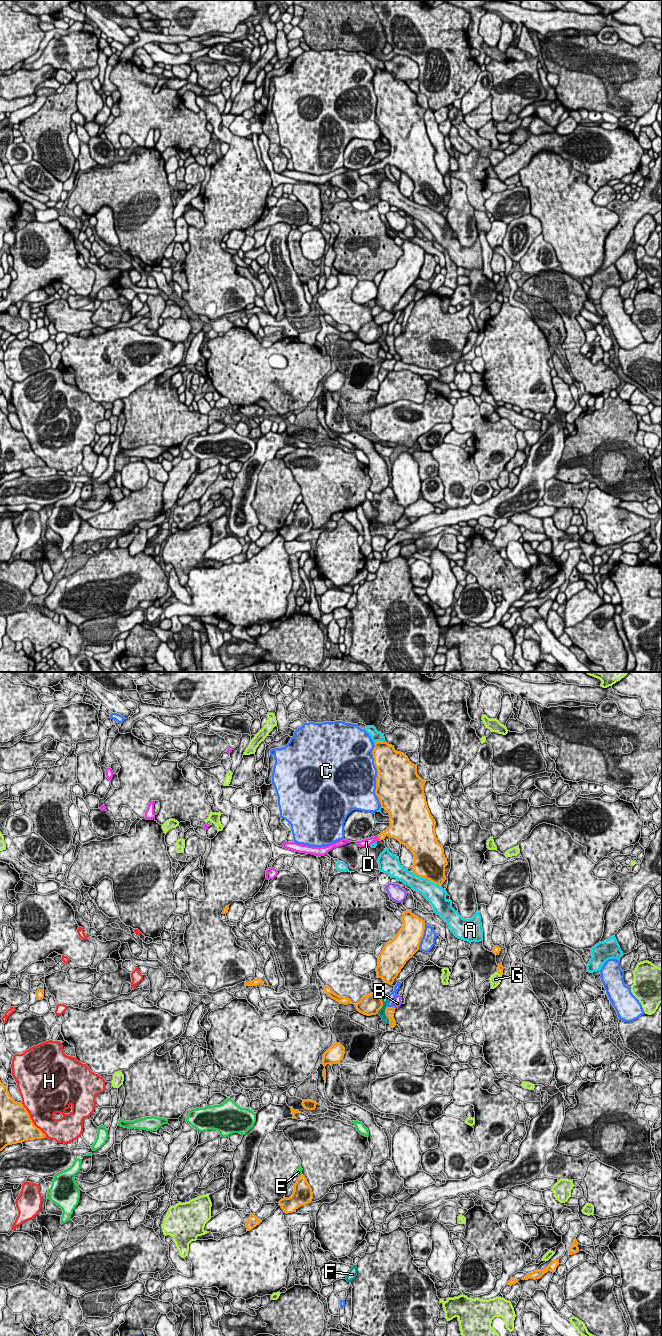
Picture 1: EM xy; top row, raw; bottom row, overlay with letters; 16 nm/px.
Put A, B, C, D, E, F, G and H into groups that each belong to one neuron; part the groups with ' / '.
A / B / C / D / E / F / G / H

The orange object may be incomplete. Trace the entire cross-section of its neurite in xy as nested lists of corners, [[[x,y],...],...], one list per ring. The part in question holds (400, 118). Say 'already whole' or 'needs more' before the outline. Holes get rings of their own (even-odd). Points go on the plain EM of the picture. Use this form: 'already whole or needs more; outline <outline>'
needs more; outline [[[376,69],[372,82],[377,97],[375,122],[381,135],[389,141],[390,154],[379,163],[356,169],[356,171],[359,175],[365,175],[384,168],[386,164],[395,166],[413,181],[413,202],[442,214],[446,208],[445,195],[448,190],[444,183],[444,177],[436,166],[436,150],[427,134],[424,122],[426,109],[418,104],[417,94],[410,90],[406,82],[397,80],[394,74],[389,73],[386,69]]]

